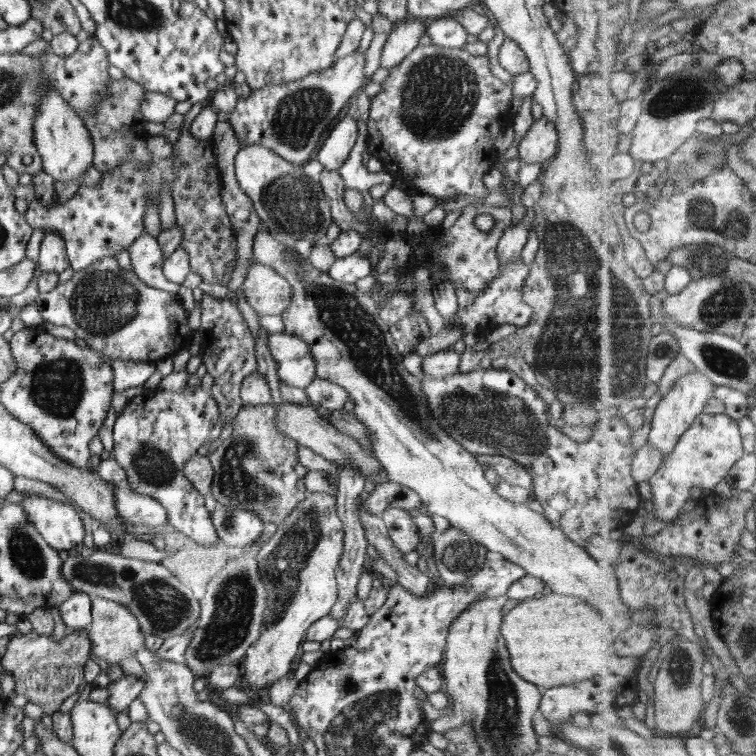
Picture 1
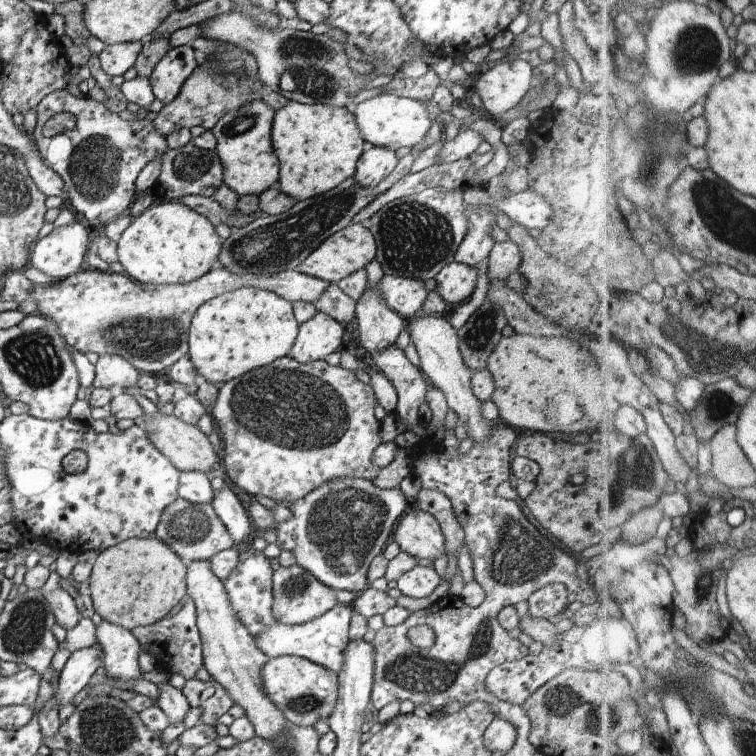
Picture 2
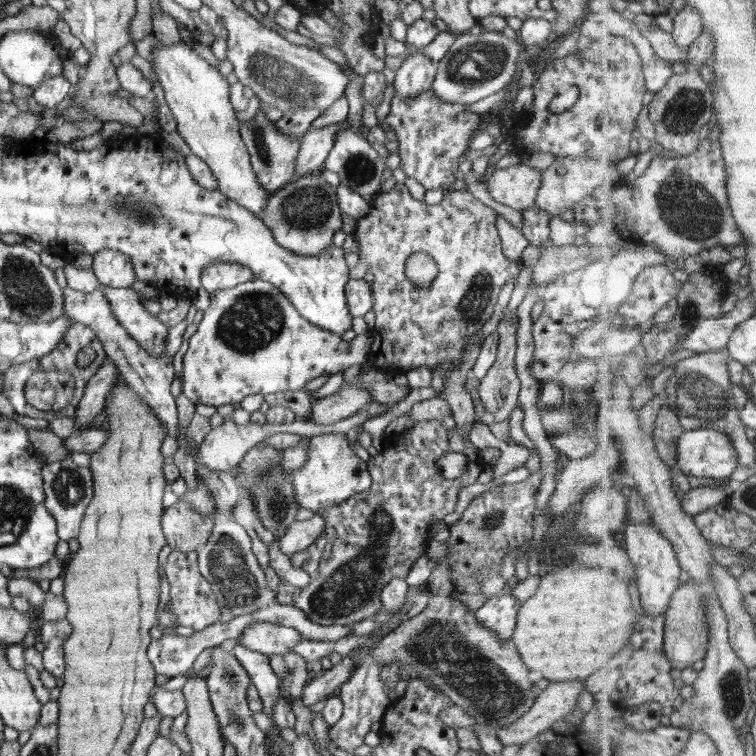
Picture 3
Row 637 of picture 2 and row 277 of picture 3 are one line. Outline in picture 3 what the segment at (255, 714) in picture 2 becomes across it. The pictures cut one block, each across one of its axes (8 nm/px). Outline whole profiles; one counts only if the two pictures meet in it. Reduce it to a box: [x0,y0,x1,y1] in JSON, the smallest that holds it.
[201,262,253,294]

